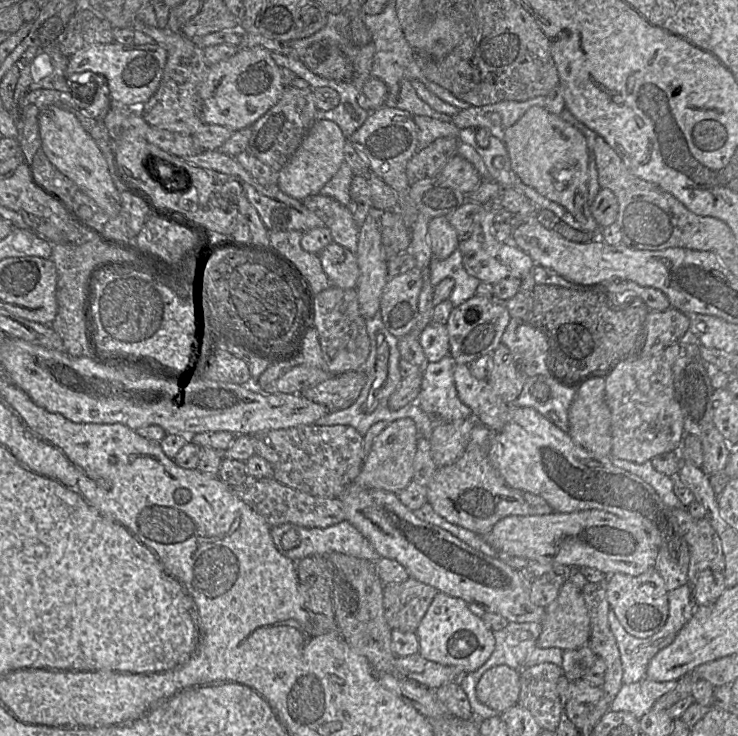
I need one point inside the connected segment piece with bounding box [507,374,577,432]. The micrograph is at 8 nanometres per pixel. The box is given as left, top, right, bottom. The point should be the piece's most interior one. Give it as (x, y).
(543, 393)

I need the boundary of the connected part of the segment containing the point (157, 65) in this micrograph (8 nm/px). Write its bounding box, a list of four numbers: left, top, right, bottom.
[68,43,167,106]

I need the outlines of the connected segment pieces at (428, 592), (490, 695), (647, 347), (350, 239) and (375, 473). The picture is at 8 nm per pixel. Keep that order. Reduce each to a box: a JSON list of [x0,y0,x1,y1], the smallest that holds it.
[[383,577,438,632],[476,665,520,713],[638,308,689,358],[302,194,359,253],[353,418,418,494]]

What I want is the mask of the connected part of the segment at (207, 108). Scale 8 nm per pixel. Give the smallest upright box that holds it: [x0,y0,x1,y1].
[199,46,284,131]

